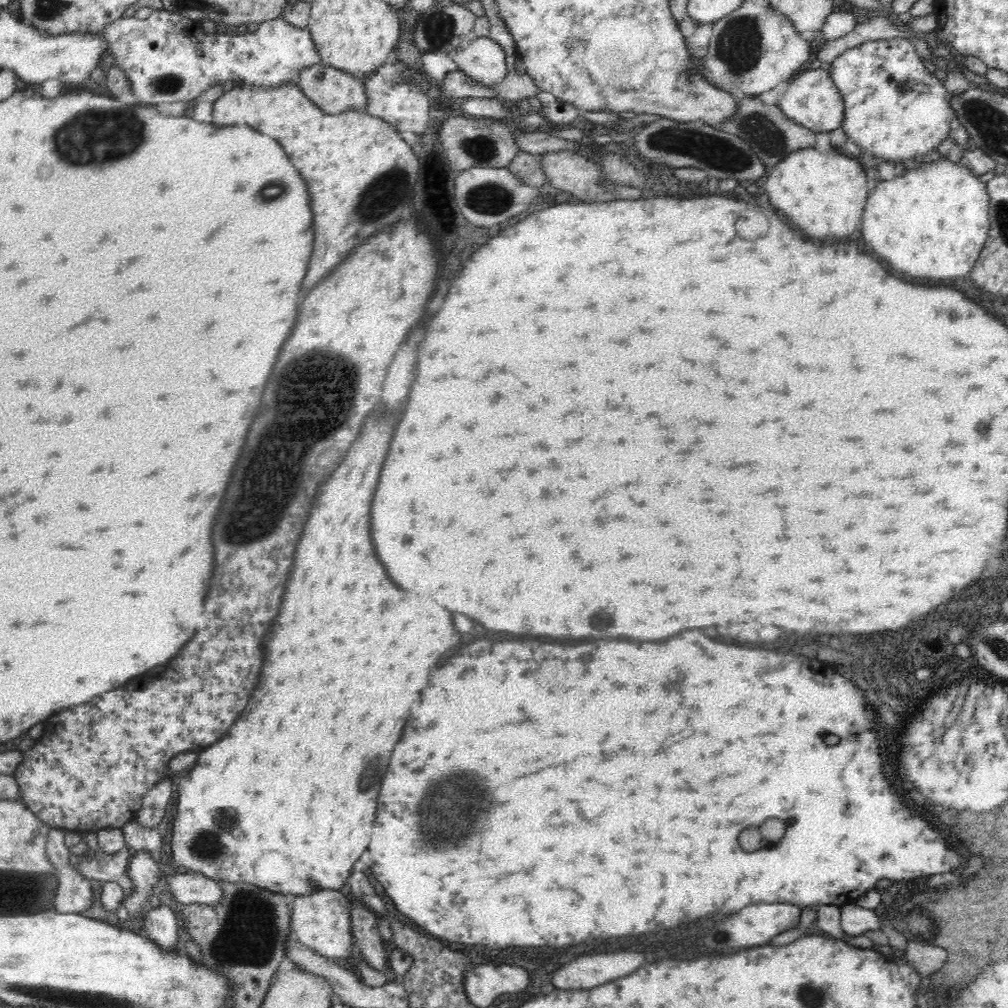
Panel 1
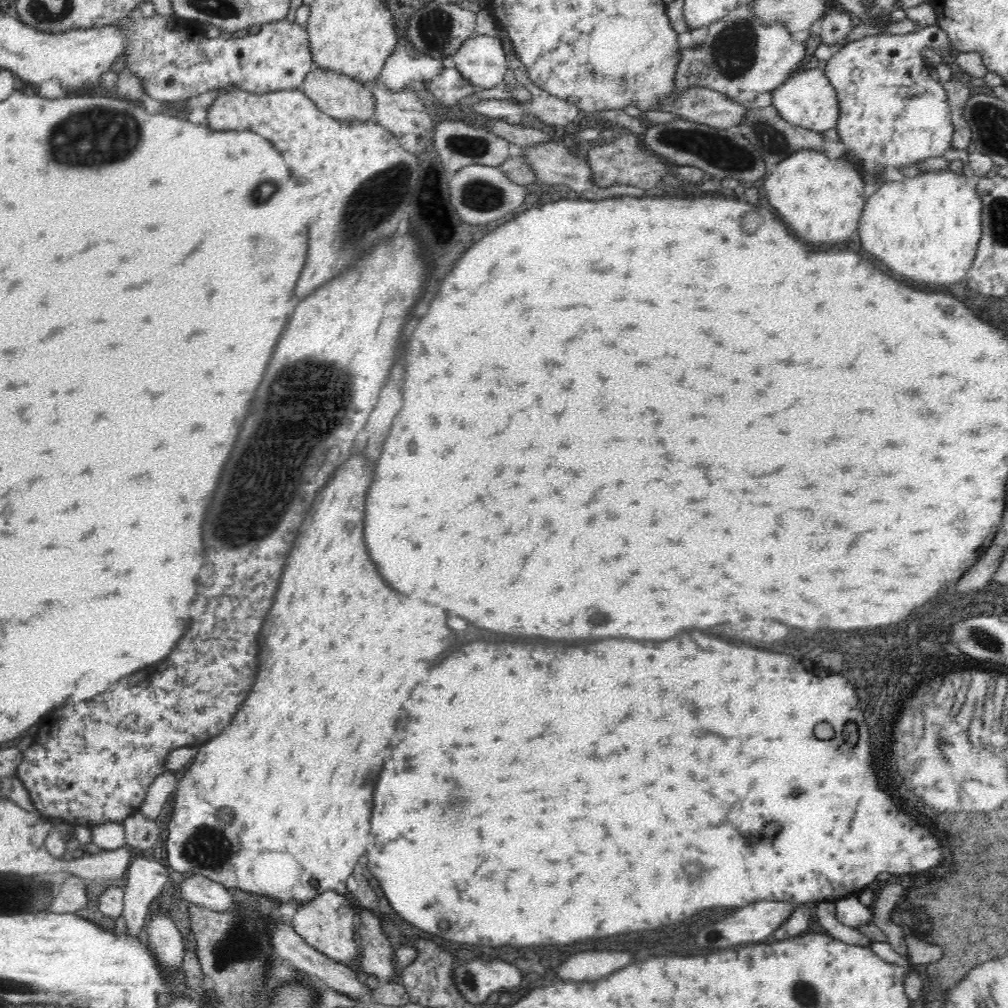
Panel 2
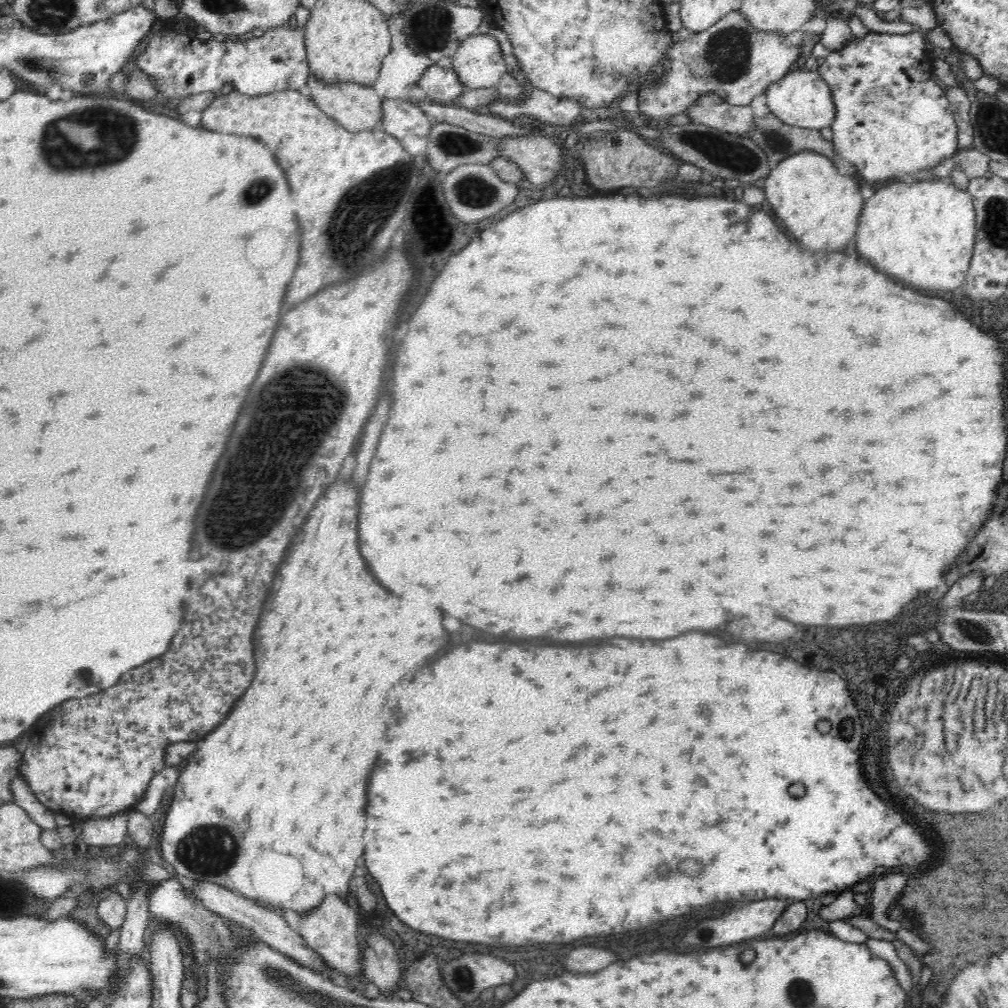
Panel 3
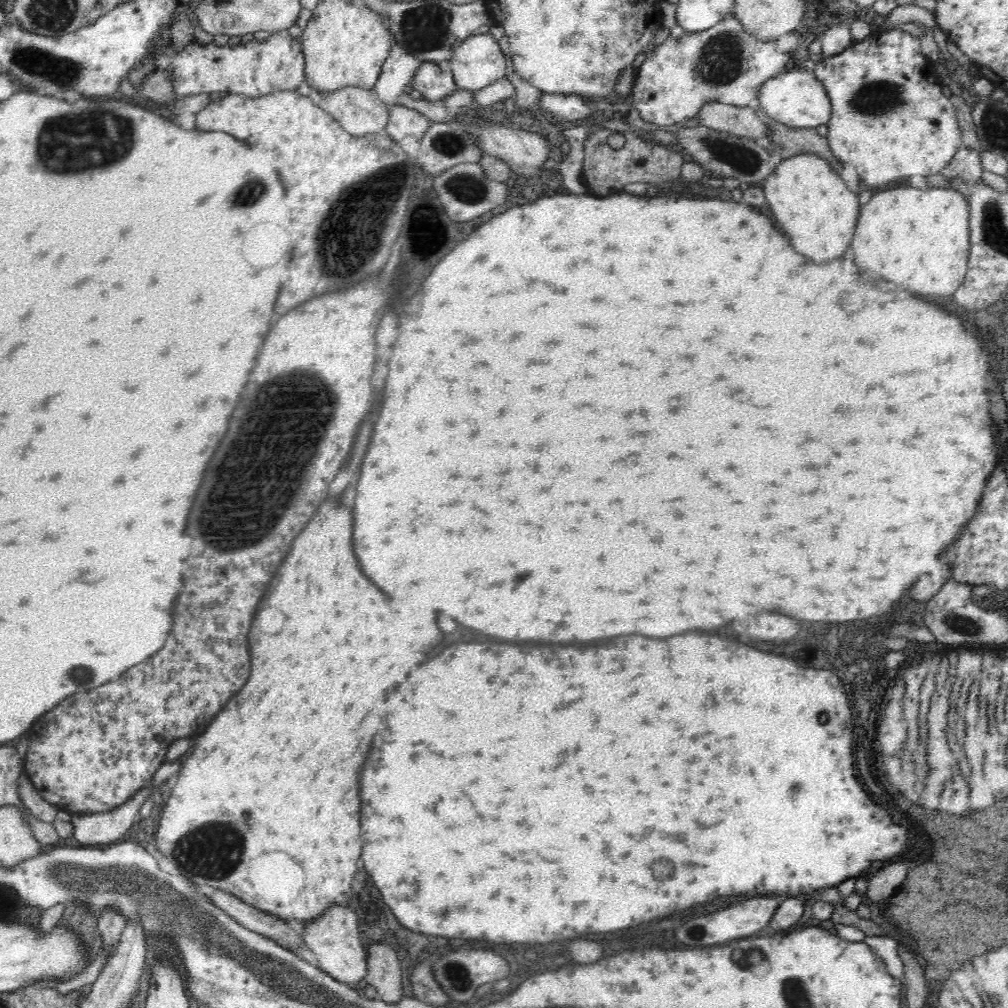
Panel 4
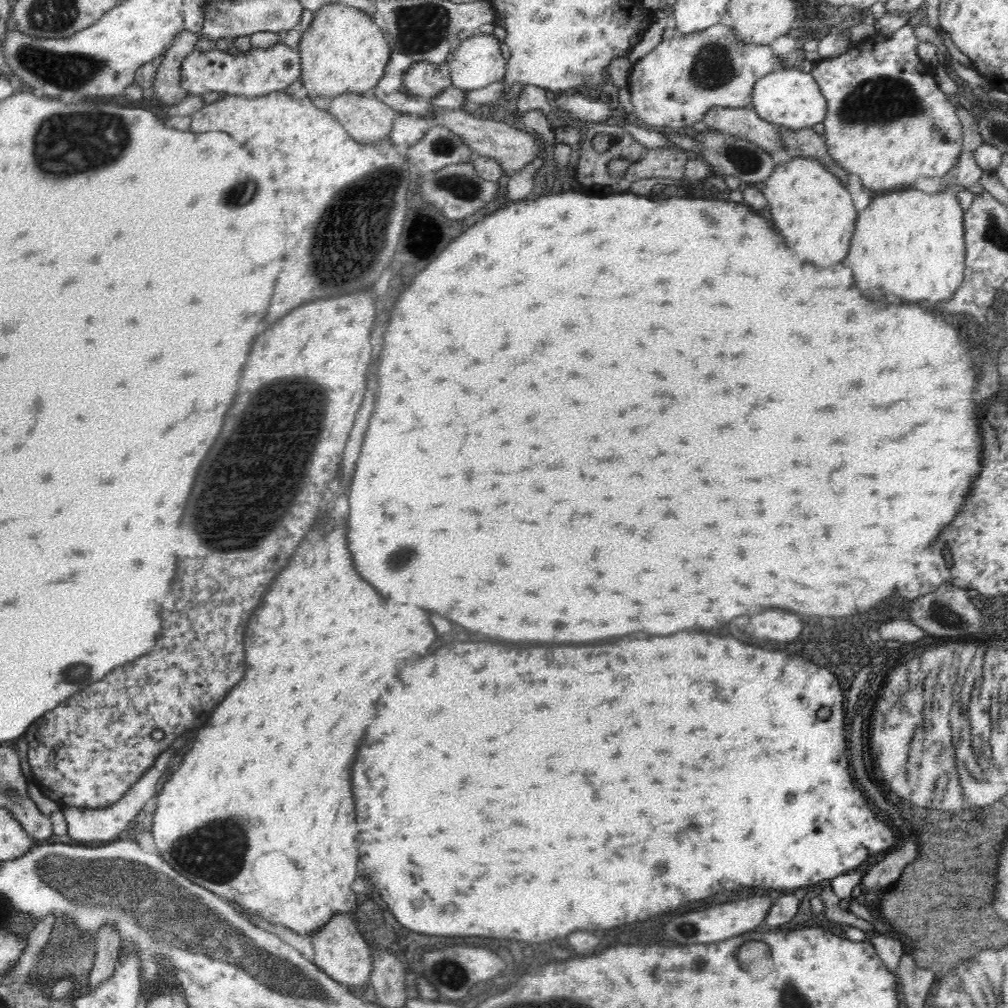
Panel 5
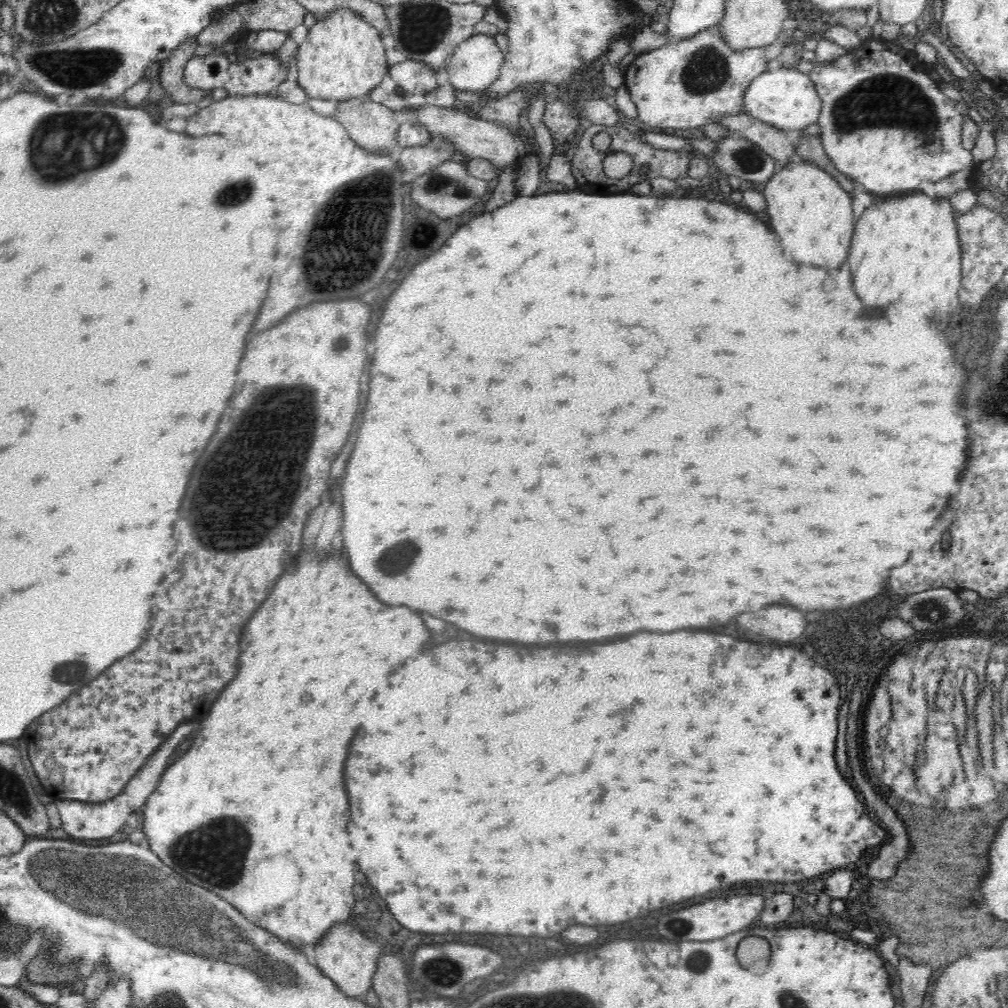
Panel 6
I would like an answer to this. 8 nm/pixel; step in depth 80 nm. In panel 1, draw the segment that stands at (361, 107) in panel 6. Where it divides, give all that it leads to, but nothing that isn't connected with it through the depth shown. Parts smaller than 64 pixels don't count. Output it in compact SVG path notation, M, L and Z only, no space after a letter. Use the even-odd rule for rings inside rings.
M322 63L304 68L298 76L303 93L326 114L342 114L348 110L366 111L366 87L360 77L327 67Z

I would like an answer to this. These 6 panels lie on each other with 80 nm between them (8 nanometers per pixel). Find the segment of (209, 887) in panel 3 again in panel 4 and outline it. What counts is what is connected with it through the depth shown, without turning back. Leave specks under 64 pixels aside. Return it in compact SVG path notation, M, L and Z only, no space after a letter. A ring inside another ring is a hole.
M215 890L212 895L208 896L208 899L214 905L224 909L224 912L228 913L228 915L232 915L232 918L242 924L243 928L271 938L276 943L280 943L282 947L286 947L296 954L303 954L302 949L300 949L302 936L290 928L288 923L281 918L254 908L237 896L228 894L223 890Z

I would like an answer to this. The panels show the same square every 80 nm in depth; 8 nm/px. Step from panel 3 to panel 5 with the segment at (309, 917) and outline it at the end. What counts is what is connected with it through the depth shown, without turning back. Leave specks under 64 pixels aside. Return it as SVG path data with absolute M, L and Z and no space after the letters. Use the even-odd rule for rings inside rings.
M350 912L334 914L322 928L312 934L311 943L315 952L313 963L336 982L348 985L353 992L362 995L372 972L373 949L370 949L362 935L358 933Z

